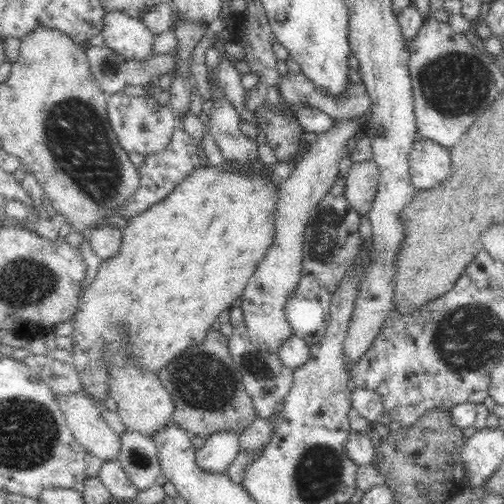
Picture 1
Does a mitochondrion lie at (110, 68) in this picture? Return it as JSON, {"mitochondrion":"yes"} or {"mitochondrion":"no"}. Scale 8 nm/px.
{"mitochondrion":"yes"}

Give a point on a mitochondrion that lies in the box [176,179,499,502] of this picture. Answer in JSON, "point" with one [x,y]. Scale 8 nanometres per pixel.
{"point":[320,249]}

